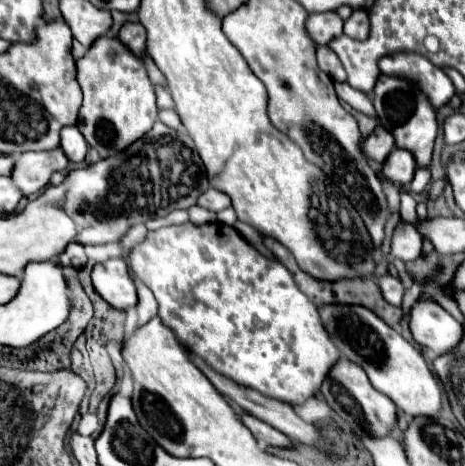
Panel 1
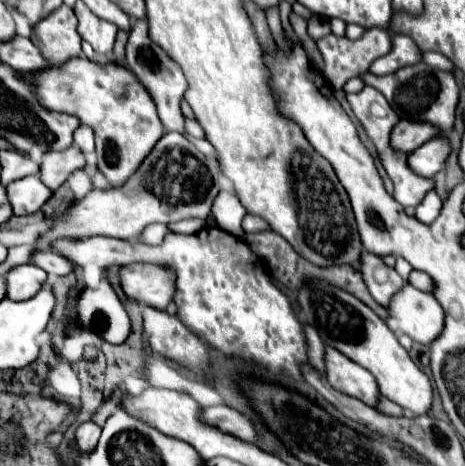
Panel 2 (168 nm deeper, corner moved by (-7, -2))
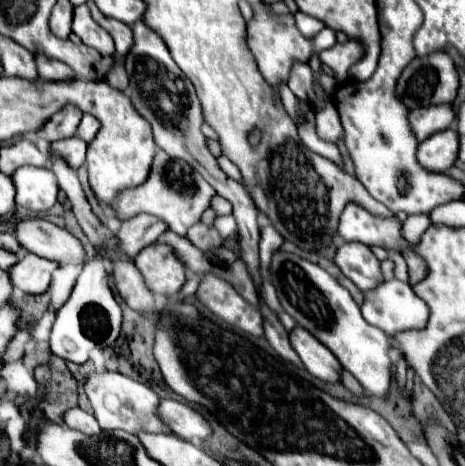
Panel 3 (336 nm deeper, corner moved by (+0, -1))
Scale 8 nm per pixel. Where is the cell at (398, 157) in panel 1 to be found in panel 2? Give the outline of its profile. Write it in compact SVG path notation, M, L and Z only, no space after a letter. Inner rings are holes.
M438 135L432 141L426 141L418 149L414 149L414 153L408 155L408 165L414 173L420 173L420 177L434 177L438 171L442 171L448 153L448 139Z

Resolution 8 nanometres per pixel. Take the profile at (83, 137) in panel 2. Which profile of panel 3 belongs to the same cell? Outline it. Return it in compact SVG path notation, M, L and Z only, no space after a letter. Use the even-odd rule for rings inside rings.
M83 114L83 120L81 120L79 130L77 130L77 136L81 136L81 138L87 140L87 142L91 142L91 140L95 138L95 134L97 134L99 128L101 128L101 124L99 124L99 120L97 120L95 116Z

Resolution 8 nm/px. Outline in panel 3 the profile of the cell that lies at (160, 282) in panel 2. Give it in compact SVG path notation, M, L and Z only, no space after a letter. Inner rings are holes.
M165 242L149 244L147 248L143 248L139 252L135 262L137 262L137 268L141 270L149 290L155 294L175 296L187 280L187 276L185 276L187 266L181 262L181 258L175 254L175 250Z

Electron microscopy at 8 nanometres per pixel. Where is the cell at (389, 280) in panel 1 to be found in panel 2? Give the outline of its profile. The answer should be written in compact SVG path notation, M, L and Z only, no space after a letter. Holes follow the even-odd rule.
M366 251L362 253L362 269L360 271L368 285L370 295L384 307L404 287L404 279L398 275L398 271L386 267L384 261L372 253L366 253Z

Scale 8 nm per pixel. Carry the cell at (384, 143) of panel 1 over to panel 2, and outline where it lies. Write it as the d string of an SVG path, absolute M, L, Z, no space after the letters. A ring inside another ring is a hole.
M402 119L392 129L390 141L392 141L392 149L402 151L402 153L412 153L416 147L420 147L422 143L426 143L428 139L432 139L436 135L438 135L438 131L432 125Z

